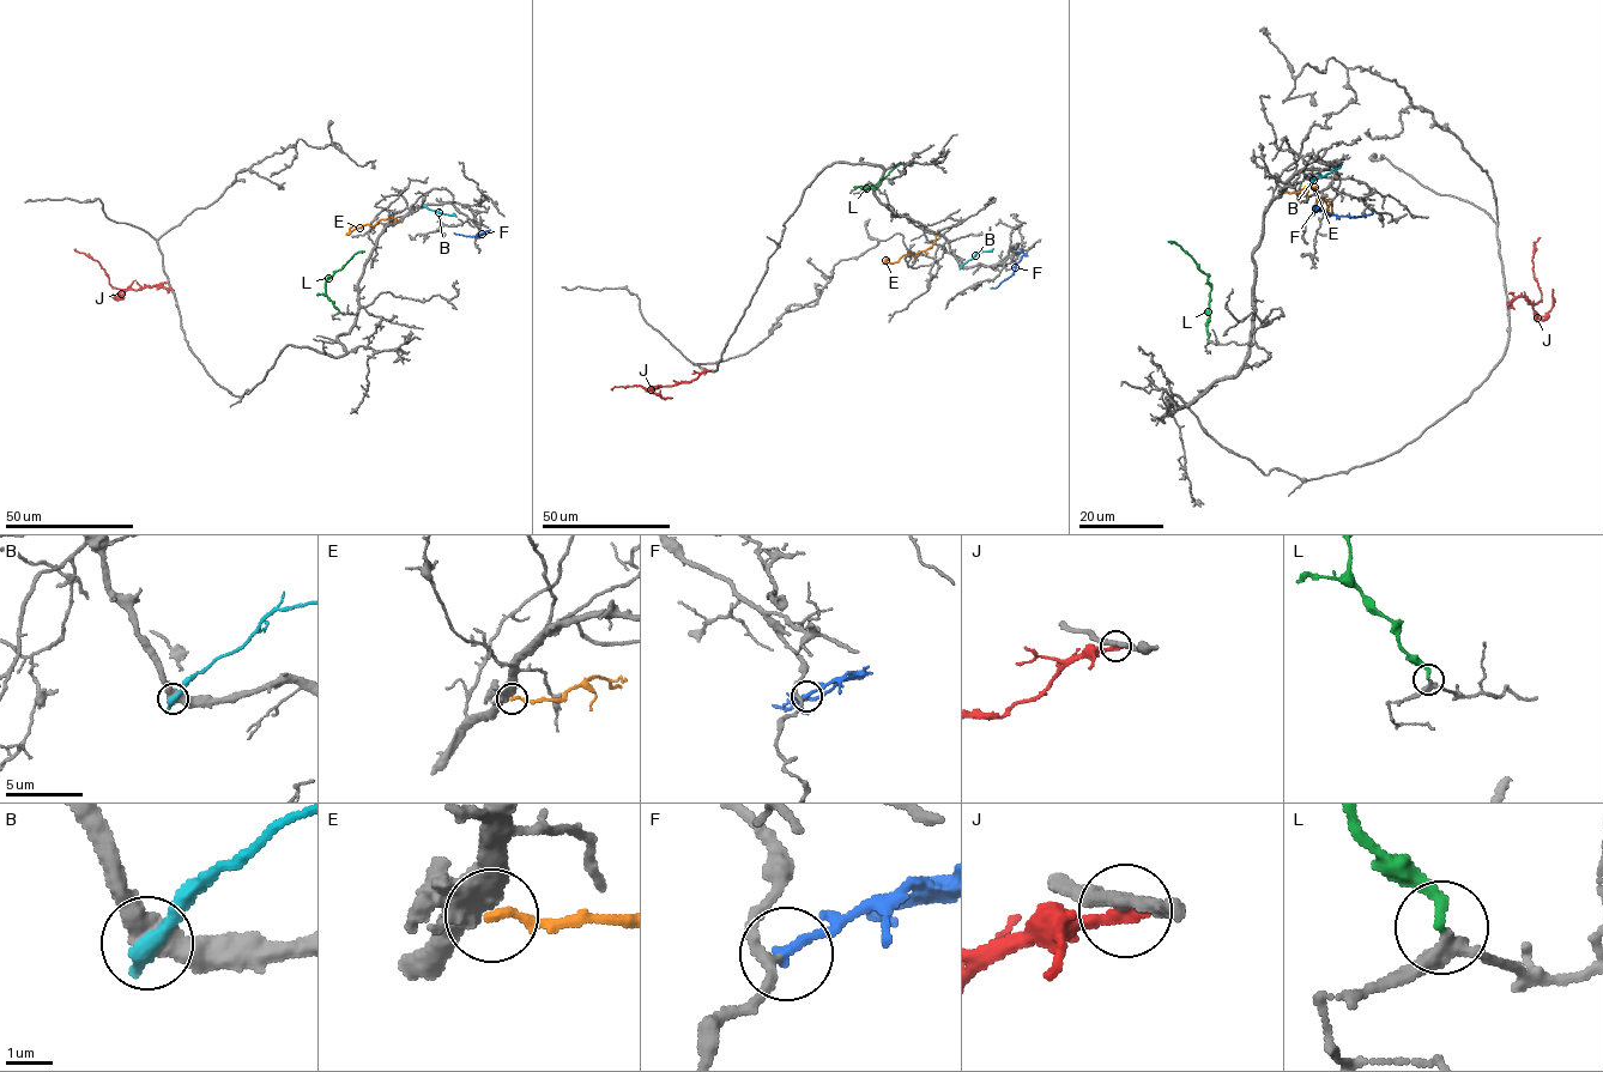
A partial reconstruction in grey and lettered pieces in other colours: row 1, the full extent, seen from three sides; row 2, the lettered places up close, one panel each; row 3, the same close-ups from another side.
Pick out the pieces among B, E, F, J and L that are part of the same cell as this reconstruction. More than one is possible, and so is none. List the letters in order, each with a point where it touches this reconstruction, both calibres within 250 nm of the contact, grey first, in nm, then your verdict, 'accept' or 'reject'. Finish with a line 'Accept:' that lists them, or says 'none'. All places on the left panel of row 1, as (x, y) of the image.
B: contact (423, 206); calibres 460 and 460 nm; reject
E: contact (399, 220); calibres 550 and 200 nm; reject
F: contact (479, 235); calibres 200 and 240 nm; accept
J: contact (171, 290); calibres 340 and 340 nm; reject
L: contact (338, 312); calibres 360 and 200 nm; reject
Accept: F

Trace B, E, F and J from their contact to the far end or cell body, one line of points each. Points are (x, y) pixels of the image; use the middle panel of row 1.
B: (960, 267), (977, 253), (993, 248)
E: (936, 235), (935, 242), (926, 249), (885, 264), (889, 259)
F: (1016, 252), (1023, 255), (1015, 272), (991, 289)
J: (708, 370), (689, 382), (673, 386), (646, 391), (642, 386), (616, 386), (612, 391)

